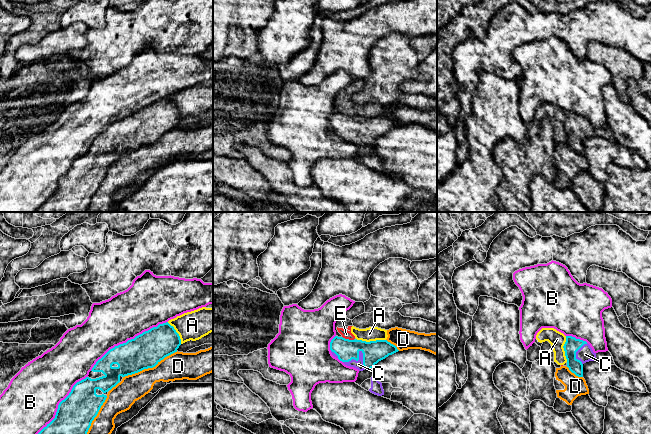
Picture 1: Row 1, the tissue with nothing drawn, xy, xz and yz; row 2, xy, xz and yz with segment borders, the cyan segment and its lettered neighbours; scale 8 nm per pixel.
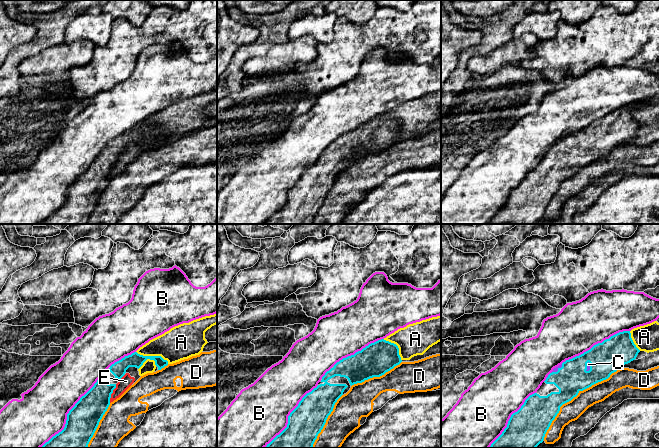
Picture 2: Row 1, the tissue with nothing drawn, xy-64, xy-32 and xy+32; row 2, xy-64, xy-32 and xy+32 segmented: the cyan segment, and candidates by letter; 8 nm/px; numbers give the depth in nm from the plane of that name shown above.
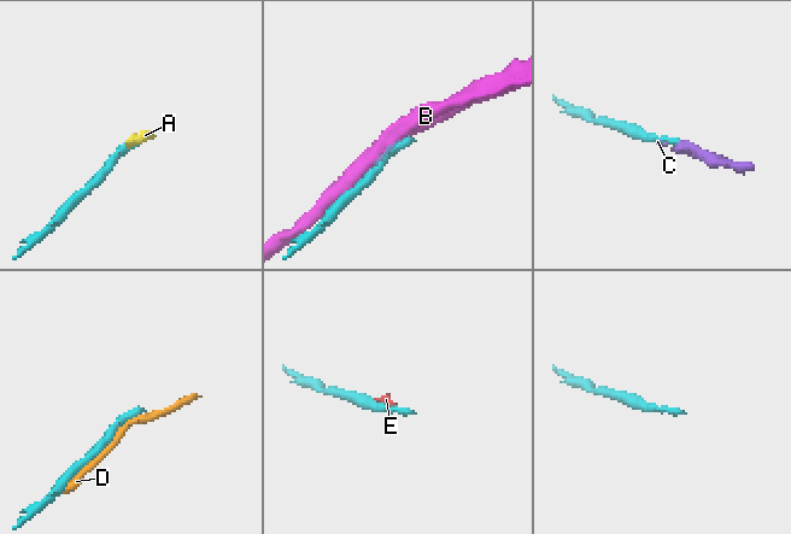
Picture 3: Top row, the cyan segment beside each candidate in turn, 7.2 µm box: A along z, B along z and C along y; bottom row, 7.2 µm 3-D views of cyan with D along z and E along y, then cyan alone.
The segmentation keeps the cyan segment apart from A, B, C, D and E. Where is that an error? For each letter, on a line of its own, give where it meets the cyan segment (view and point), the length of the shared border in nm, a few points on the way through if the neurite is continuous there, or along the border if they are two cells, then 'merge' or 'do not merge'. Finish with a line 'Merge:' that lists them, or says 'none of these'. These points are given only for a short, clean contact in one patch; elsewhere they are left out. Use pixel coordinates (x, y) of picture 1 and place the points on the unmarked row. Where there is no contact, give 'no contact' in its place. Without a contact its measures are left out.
A: xz (371, 117) | 240 nm | do not merge
B: xy (131, 115) | 700 nm | do not merge
C: xz (358, 130) | 190 nm | merge
D: xy (150, 143) | 480 nm | do not merge
E: xz (348, 115) | 110 nm | do not merge
Merge: C

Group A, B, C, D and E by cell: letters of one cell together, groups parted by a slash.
A E / B / C / D

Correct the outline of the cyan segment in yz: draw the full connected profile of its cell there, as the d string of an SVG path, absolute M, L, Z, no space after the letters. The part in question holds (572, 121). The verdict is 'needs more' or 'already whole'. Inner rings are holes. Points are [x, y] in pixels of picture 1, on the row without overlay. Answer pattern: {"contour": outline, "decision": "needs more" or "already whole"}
{"contour": "M566 112L563 124L569 146L576 152L583 153L583 140L596 136L596 129L586 117L572 112Z", "decision": "needs more"}

